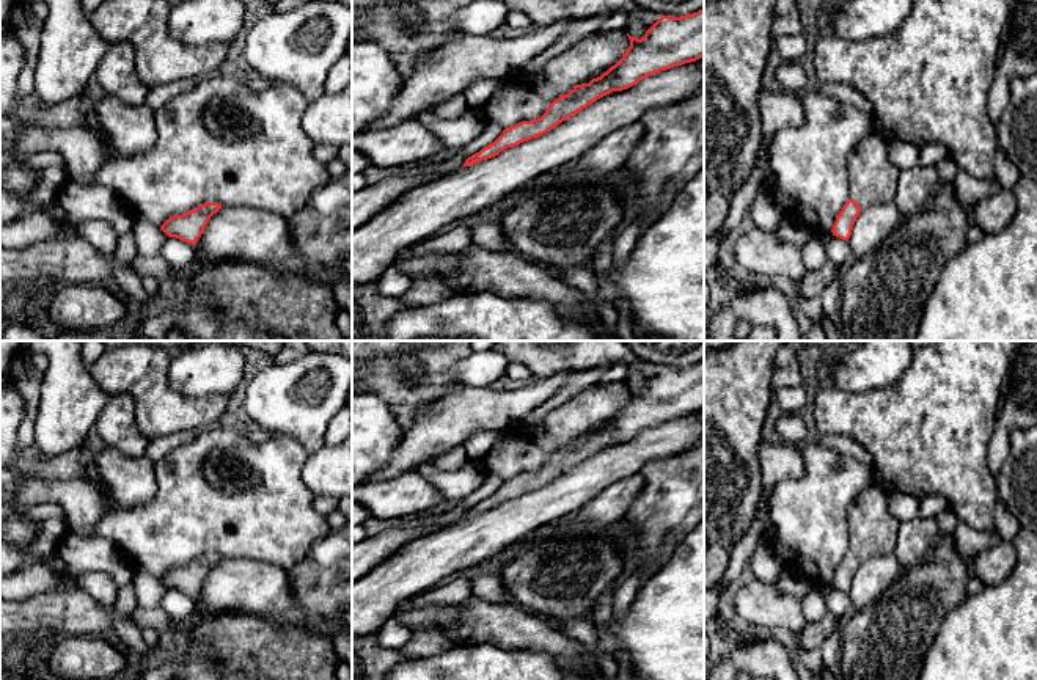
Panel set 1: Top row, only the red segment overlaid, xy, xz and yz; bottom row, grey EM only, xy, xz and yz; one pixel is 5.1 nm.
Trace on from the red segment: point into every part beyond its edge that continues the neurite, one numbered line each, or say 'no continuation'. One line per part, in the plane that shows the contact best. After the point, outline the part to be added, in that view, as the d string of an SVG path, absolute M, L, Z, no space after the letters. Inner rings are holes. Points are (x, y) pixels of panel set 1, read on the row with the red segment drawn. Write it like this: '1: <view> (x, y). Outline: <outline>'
1: yz (872, 178). Outline: M875 132L852 149L850 196L861 209L894 201L899 170L888 159L888 143Z

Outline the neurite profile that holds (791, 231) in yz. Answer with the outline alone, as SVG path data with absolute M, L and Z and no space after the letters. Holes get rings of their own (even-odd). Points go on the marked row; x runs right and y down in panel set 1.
M784 215L775 232L781 240L793 243L798 248L803 248L804 243L809 240L812 231Z

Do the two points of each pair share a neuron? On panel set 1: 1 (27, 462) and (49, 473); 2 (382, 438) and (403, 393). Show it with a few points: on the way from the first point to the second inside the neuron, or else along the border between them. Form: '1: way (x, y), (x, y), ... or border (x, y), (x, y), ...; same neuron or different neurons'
1: way (32, 467), (44, 470); same neuron
2: border (368, 391), (379, 396), (390, 407), (403, 434); different neurons

